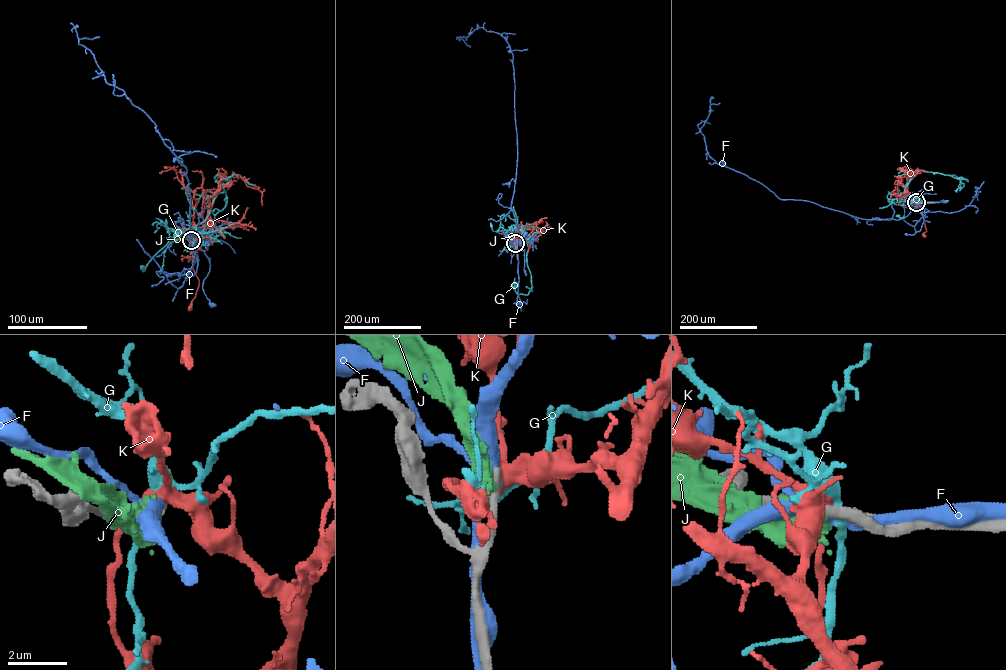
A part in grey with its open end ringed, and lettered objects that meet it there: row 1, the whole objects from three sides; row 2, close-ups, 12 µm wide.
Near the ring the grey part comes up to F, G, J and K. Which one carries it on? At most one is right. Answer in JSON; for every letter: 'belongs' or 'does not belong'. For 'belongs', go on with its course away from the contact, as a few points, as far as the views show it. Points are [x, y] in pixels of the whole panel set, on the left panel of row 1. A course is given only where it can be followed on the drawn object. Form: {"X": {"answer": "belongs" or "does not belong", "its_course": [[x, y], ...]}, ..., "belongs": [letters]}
{"F": {"answer": "does not belong"}, "G": {"answer": "does not belong"}, "J": {"answer": "does not belong"}, "K": {"answer": "does not belong"}, "belongs": []}

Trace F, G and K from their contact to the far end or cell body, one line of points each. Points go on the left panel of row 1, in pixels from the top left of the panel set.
F: (191, 240), (209, 260), (209, 270), (202, 287), (212, 305)
G: (191, 240), (185, 235), (174, 235), (143, 271), (142, 267)
K: (191, 240), (194, 244), (193, 269), (199, 281), (190, 309)

